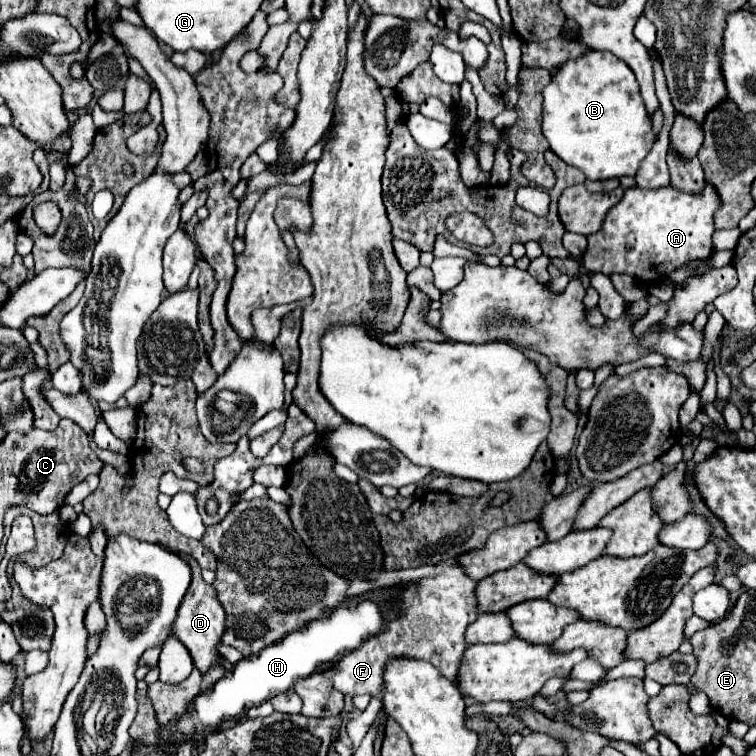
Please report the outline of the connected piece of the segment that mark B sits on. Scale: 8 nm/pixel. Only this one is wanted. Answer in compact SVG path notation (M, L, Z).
M587 51L583 57L567 61L551 75L551 83L541 95L541 131L551 151L581 169L591 181L635 175L641 161L657 143L657 133L641 99L635 73L613 53Z

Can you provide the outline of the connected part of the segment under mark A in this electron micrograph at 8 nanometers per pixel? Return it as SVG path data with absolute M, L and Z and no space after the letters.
M707 183L701 195L681 193L673 187L665 189L625 189L623 199L607 213L603 229L587 237L589 245L583 253L583 267L605 275L625 273L649 285L665 279L683 263L707 257L713 251L709 243L715 227L713 213L719 209L719 195Z

